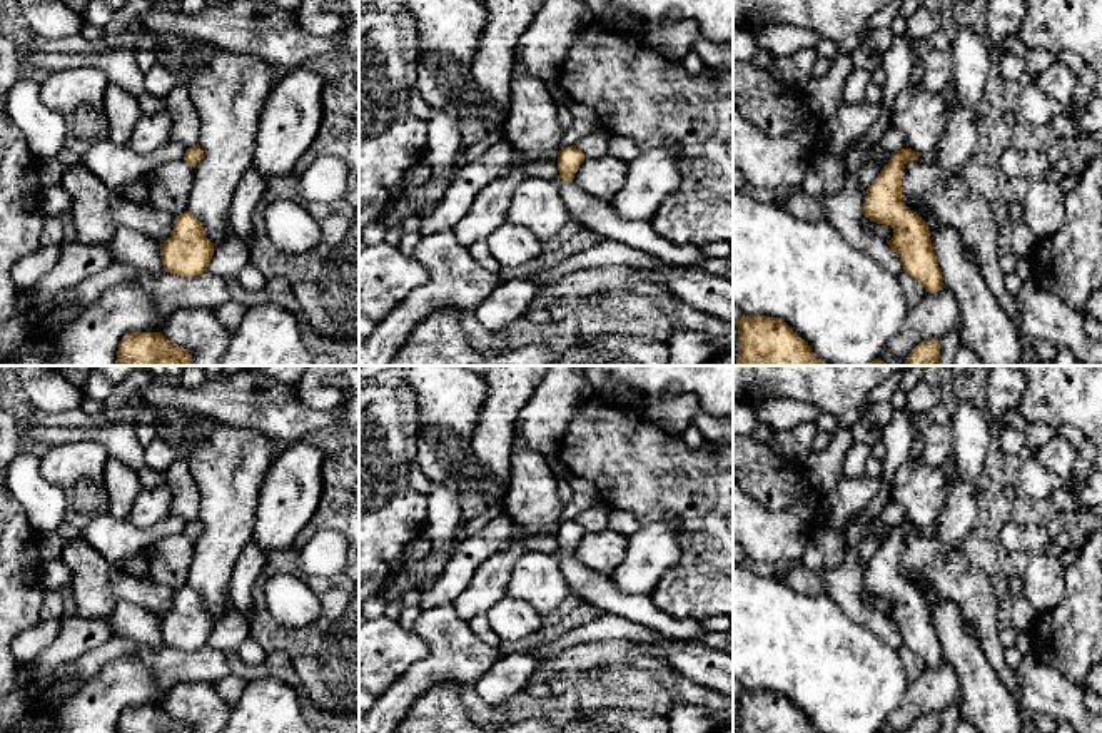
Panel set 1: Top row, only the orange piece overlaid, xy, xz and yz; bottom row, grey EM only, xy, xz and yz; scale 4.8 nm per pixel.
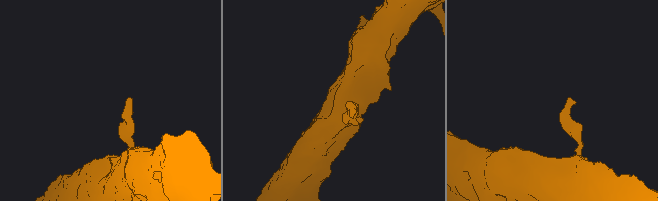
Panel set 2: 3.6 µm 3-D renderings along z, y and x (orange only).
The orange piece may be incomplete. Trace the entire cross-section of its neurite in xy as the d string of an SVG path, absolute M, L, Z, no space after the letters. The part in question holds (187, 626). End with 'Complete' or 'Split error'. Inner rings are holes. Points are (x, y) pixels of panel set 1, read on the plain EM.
M185 584L175 591L172 611L160 618L160 633L165 646L192 651L207 645L214 624L202 596Z. Complete

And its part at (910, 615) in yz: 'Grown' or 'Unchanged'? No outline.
Grown

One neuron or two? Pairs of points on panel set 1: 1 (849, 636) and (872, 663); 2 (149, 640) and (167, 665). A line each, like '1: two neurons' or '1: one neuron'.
1: one neuron
2: two neurons

